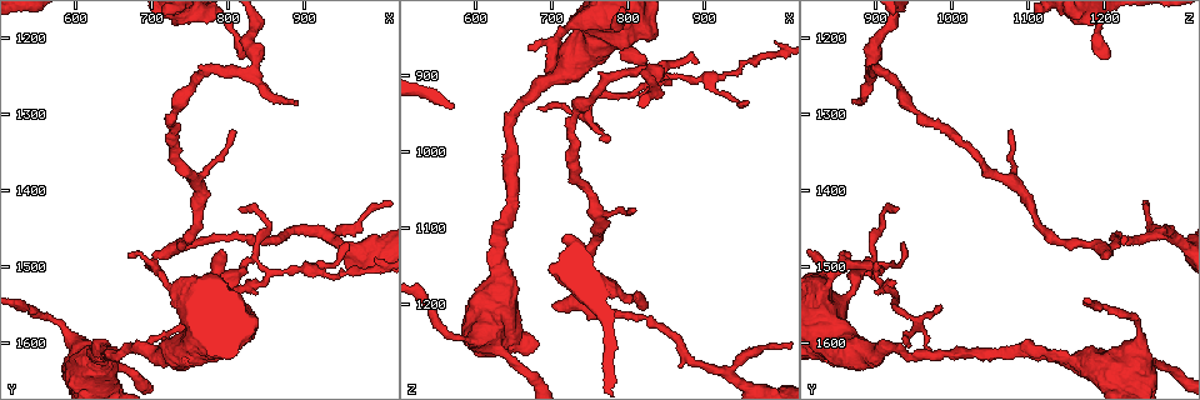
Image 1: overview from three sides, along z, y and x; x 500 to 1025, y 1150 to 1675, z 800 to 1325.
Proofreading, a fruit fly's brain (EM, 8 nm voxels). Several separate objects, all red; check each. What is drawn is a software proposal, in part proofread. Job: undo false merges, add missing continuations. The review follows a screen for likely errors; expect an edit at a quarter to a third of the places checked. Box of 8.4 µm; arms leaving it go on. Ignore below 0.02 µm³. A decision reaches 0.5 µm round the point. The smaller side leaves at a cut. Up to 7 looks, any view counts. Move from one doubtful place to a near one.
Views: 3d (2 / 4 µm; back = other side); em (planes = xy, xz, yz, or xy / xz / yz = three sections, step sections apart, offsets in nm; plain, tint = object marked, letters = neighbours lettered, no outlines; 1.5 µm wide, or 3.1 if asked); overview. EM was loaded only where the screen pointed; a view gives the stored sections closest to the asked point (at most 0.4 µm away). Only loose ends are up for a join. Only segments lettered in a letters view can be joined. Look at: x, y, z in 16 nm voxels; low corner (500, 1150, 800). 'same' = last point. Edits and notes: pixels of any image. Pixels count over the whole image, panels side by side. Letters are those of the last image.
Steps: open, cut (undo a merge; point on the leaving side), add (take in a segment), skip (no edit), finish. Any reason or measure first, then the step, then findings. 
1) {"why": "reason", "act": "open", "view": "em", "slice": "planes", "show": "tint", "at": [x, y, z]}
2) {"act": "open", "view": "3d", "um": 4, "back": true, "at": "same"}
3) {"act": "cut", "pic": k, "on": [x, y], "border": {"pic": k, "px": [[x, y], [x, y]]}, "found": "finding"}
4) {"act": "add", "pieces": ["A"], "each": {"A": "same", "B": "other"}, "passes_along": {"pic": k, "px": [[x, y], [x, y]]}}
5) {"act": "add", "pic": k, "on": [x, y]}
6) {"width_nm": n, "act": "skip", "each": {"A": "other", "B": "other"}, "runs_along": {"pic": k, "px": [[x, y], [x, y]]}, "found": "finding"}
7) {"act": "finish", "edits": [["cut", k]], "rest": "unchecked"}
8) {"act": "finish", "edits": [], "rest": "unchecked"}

{"why": "sudden change in width", "act": "open", "view": "em", "slice": "xz", "step": 4, "show": "tint", "at": [625, 1630, 1250]}

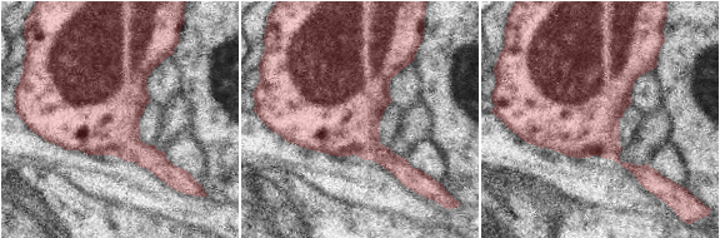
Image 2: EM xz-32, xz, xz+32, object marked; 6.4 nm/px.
{"act": "open", "view": "em", "slice": "planes", "show": "letters", "at": "same"}

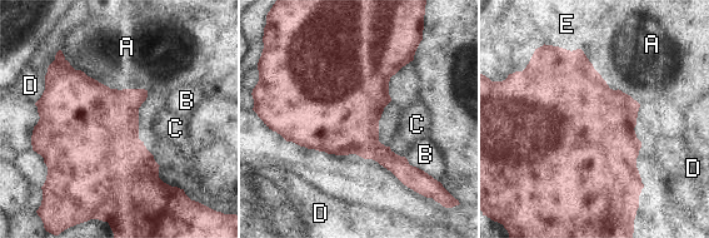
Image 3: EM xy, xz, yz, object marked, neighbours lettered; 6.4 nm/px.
{"act": "skip", "each": {"A": "other", "B": "other", "C": "other", "D": "other", "E": "other"}, "border": {"pic": 3, "px": [[63, 54], [110, 88], [148, 90]]}, "found": "all the same neuron"}

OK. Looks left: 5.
{"why": "narrows sharply", "act": "open", "view": "3d", "um": 2, "at": [820, 1460, 1220]}

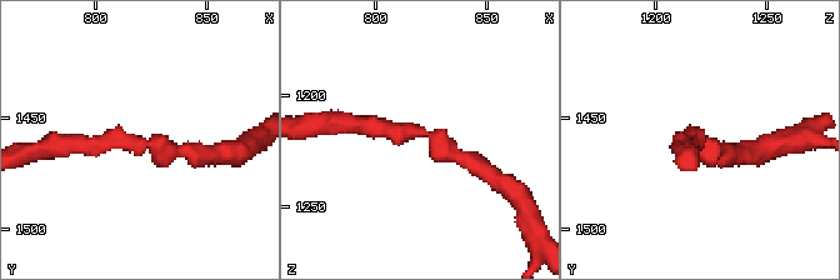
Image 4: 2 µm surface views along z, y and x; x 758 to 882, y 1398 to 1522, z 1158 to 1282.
{"arm_widths_nm": [170, 180], "why": "need the tissue", "act": "open", "view": "em", "slice": "xy", "step": 8, "show": "letters", "at": [819, 1465, 1218]}

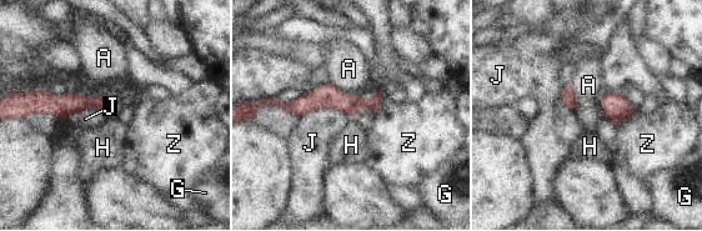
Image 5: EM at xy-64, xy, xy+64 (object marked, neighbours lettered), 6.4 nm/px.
{"act": "skip", "each": {"A": "other", "G": "other", "H": "other", "J": "other", "Z": "other"}, "border": {"pic": 5, "px": [[330, 81], [340, 90], [354, 95]]}, "found": "continuous, no second neuron"}

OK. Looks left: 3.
{"why": "branch stops here", "act": "open", "view": "3d", "um": 4, "at": [700, 1480, 1205]}

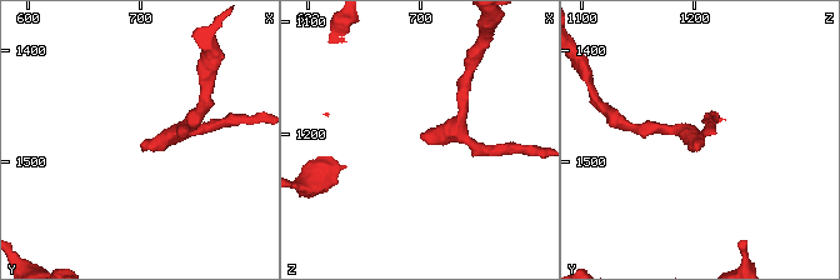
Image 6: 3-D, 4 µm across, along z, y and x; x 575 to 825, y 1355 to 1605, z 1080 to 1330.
{"why": "shape alone is not enough", "act": "open", "view": "em", "slice": "planes", "show": "letters", "at": [698, 1482, 1202]}

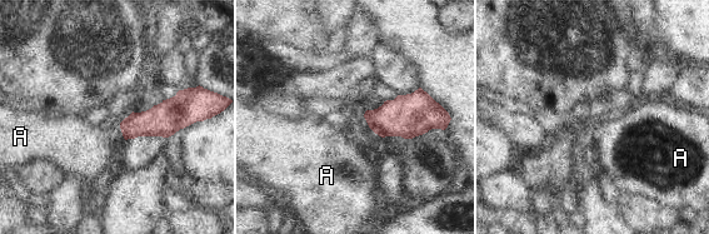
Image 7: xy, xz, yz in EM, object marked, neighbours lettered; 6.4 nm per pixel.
{"width_nm": 160, "act": "add", "pieces": ["A"], "each": {"A": "same"}, "found": "the neuron continues"}

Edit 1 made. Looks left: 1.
{"act": "finish", "edits": [["add", 7]], "rest": "unchecked"}

